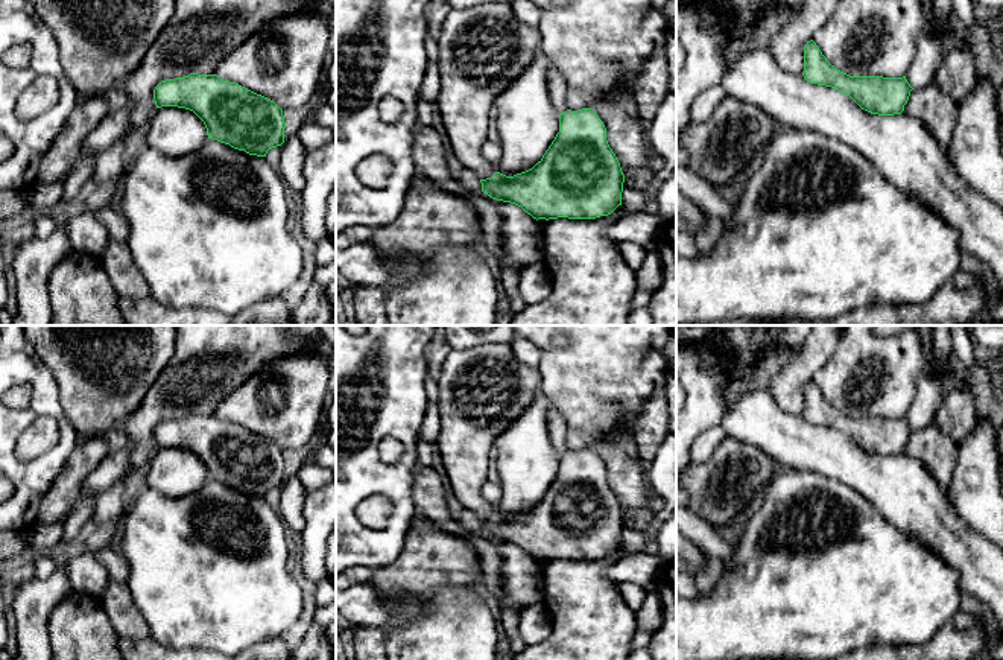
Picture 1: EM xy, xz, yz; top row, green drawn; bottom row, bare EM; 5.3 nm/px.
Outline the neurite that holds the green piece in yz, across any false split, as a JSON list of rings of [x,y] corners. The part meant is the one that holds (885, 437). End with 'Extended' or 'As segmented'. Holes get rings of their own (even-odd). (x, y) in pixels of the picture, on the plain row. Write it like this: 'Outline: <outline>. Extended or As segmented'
Outline: [[[813,380],[804,386],[802,417],[810,424],[839,430],[862,450],[878,456],[901,455],[913,430],[906,417],[850,417],[831,406]]]. As segmented

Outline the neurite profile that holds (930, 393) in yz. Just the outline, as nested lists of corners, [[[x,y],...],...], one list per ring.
[[[939,373],[922,376],[906,420],[912,429],[933,424],[935,415],[945,398],[944,377]]]

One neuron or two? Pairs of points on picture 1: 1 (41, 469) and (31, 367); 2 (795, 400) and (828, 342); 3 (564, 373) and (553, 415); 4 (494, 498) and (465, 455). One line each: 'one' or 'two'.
1: one
2: one
3: two
4: two

